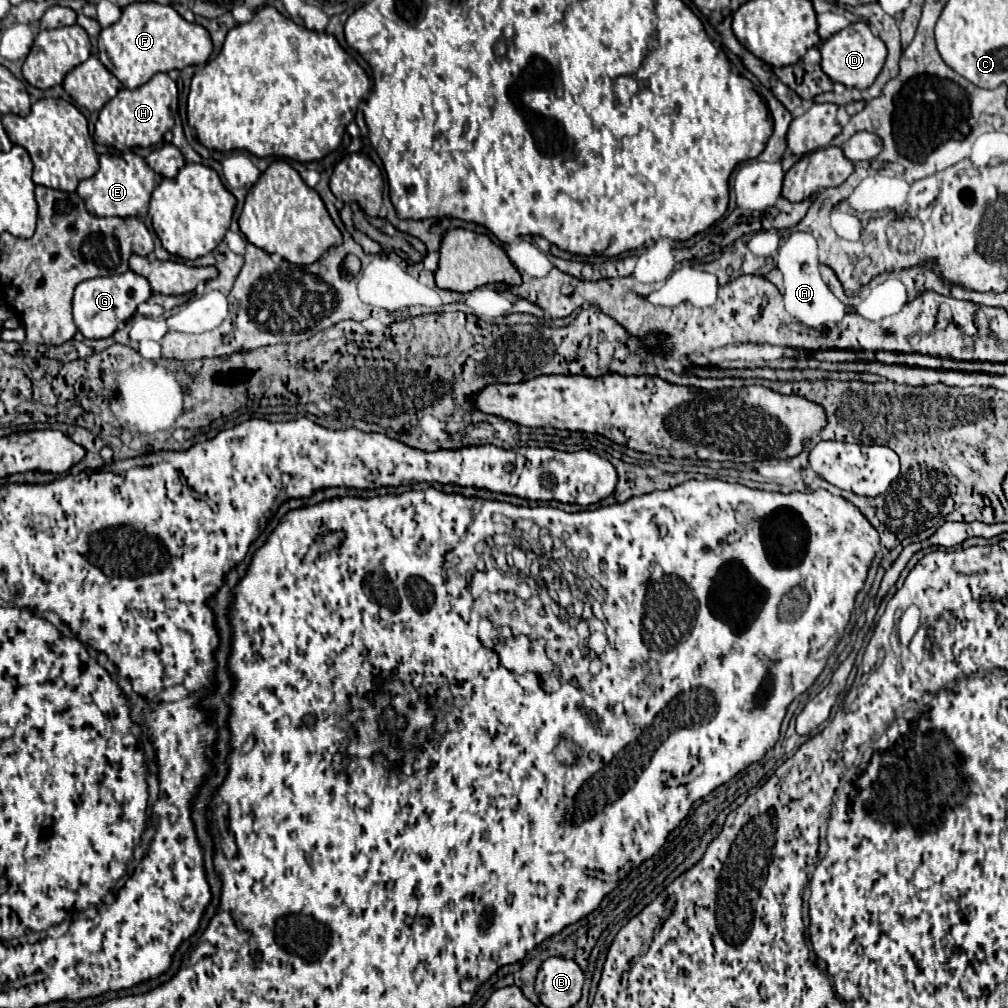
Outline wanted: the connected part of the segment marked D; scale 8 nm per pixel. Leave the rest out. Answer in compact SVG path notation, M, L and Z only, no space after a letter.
M858 21L848 25L846 29L842 29L840 33L832 35L824 45L820 45L820 53L822 53L822 69L824 73L836 81L842 83L846 87L856 87L856 89L868 89L874 79L878 77L878 73L884 67L886 61L886 45L880 37L874 37L868 23Z

